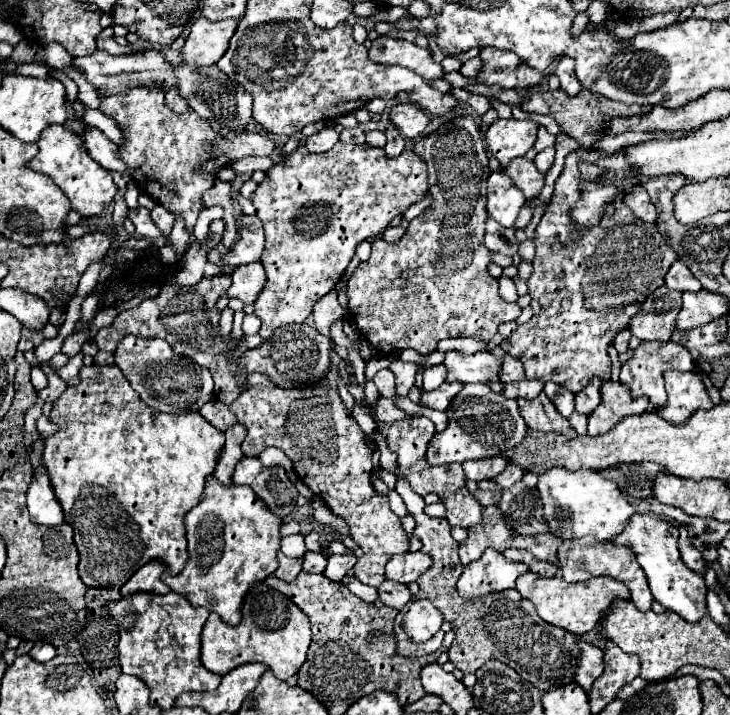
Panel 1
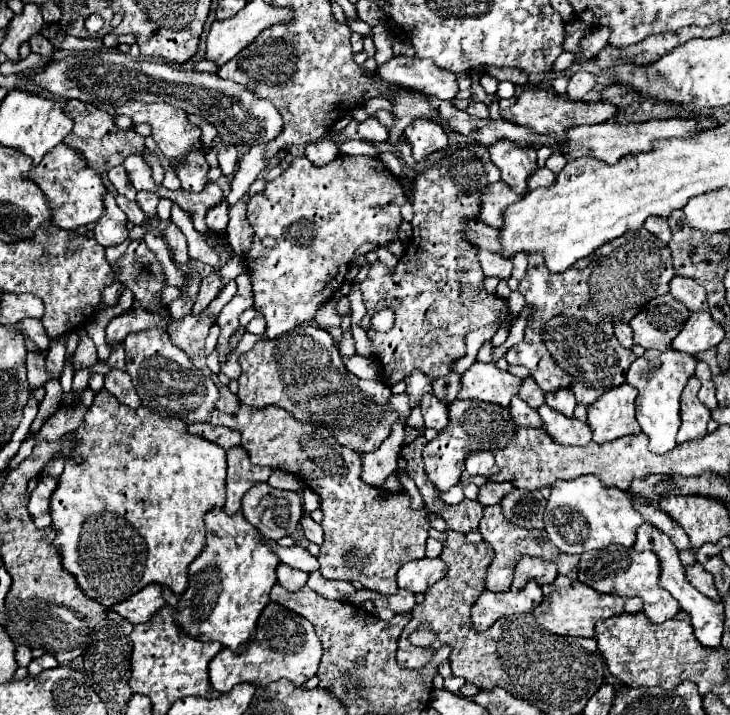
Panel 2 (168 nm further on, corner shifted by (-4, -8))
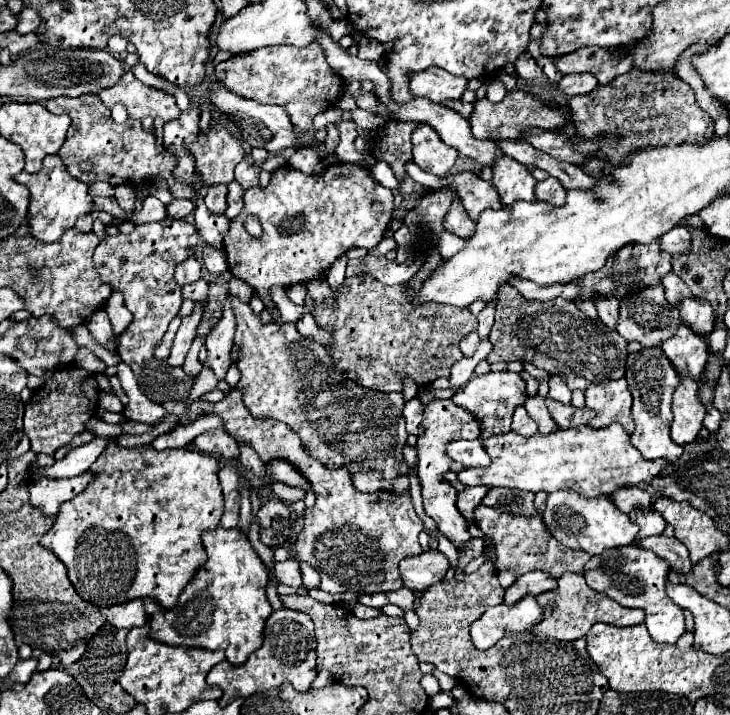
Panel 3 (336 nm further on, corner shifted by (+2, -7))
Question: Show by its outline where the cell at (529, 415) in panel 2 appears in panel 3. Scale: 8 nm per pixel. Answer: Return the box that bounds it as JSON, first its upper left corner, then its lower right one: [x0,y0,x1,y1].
[512,405,538,437]

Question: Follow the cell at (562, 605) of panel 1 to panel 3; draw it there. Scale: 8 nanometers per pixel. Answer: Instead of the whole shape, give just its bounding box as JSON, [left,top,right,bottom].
[532,573,644,641]

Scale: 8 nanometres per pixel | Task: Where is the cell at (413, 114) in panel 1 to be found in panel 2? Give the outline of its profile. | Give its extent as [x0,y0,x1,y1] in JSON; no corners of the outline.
[404,118,448,160]

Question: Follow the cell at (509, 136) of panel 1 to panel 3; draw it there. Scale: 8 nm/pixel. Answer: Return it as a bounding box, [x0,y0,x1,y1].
[492,155,536,207]

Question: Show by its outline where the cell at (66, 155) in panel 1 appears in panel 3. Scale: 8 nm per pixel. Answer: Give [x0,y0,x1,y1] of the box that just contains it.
[26,155,92,243]

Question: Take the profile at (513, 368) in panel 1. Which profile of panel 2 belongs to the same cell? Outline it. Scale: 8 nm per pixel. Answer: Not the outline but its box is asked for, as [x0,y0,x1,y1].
[518,376,544,410]

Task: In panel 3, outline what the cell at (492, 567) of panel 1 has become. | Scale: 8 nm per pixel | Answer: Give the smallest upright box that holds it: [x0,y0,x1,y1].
[470,595,542,649]

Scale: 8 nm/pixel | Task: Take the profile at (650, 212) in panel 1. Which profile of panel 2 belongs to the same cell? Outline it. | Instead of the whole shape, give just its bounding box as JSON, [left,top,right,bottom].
[644,218,670,244]

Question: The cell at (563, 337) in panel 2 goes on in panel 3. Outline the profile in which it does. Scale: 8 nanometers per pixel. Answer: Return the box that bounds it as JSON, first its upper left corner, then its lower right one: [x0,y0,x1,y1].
[488,285,626,389]

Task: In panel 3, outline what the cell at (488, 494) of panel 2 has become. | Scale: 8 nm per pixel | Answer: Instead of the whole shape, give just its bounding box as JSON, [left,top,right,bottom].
[458,487,488,523]

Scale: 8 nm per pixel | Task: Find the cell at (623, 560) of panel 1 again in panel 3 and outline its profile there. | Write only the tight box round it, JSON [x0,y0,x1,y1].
[584,545,686,643]

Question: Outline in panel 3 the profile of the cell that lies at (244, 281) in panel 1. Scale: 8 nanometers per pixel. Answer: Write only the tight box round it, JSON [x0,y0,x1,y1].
[204,301,236,381]

